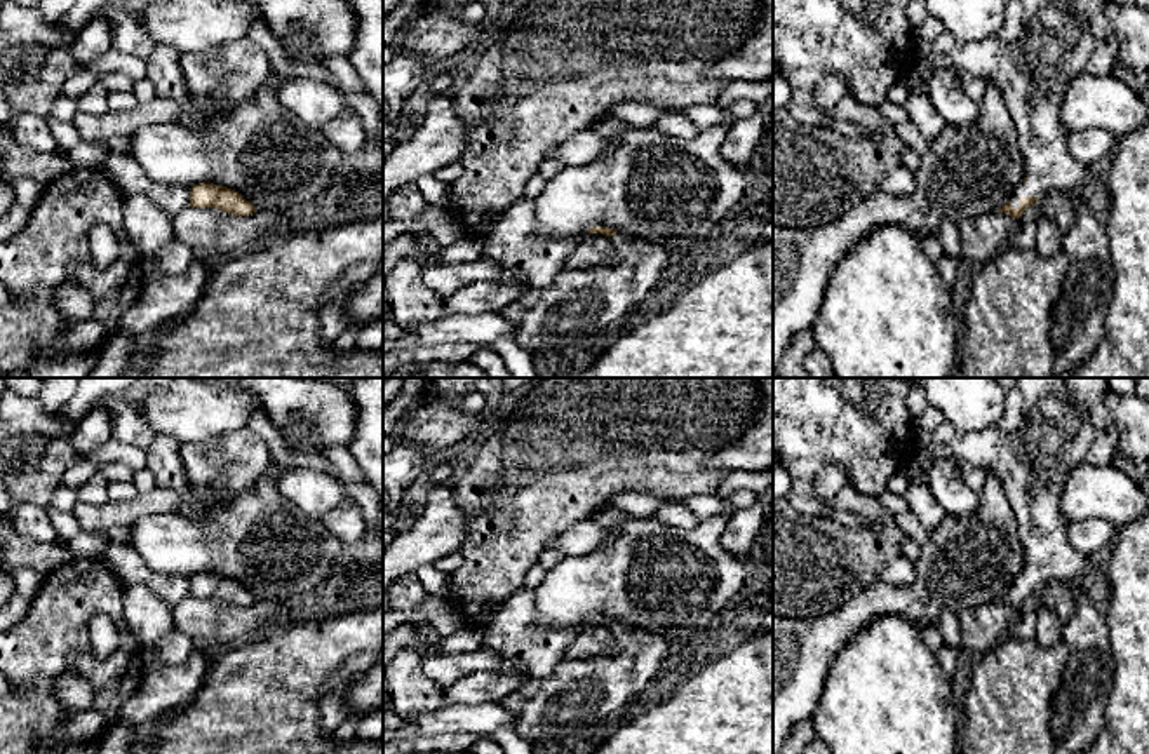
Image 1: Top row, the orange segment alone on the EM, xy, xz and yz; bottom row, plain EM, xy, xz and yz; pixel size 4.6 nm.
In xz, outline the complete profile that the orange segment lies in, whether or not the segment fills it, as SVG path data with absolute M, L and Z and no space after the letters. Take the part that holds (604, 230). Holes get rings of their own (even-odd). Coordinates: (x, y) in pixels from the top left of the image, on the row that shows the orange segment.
M590 226L588 233L611 240L611 263L564 268L548 286L529 287L500 312L522 348L534 353L571 347L623 319L648 296L670 256L663 246L608 226Z

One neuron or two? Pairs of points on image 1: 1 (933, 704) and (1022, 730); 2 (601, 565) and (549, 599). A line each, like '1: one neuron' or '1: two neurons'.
1: two neurons
2: one neuron

